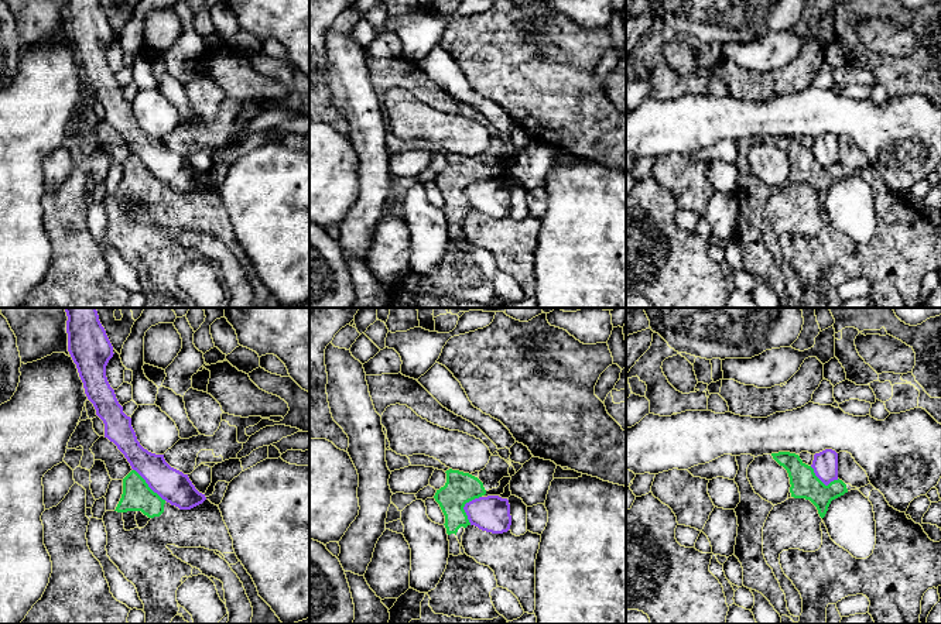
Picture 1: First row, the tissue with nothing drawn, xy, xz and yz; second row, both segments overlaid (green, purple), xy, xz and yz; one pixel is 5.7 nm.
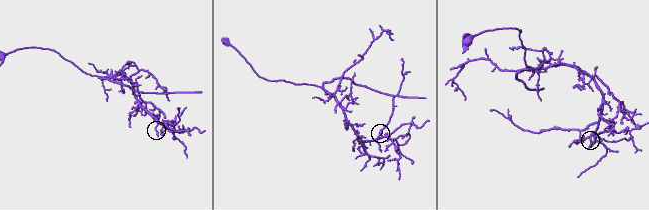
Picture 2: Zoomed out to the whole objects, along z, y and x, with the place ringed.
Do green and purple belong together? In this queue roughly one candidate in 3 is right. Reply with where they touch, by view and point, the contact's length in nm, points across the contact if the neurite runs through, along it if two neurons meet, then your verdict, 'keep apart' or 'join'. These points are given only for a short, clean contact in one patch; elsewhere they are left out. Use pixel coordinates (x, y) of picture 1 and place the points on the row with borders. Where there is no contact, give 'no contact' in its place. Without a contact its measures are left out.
meets green in xz at (464, 506); contact 180 nm long; border along xz (481, 496), (469, 500), (464, 507), (469, 524); keep apart

